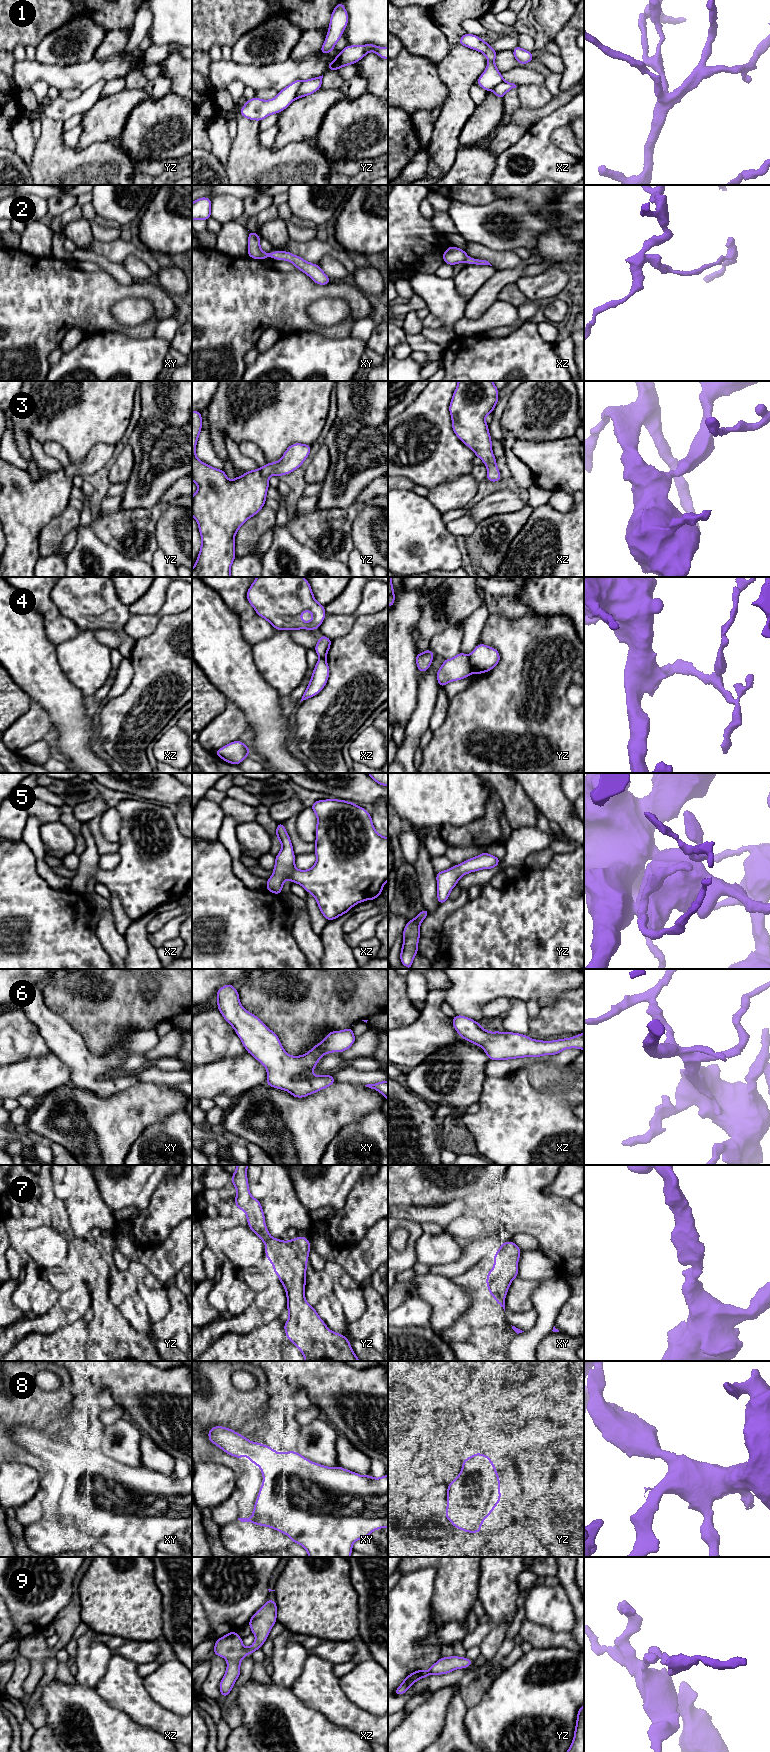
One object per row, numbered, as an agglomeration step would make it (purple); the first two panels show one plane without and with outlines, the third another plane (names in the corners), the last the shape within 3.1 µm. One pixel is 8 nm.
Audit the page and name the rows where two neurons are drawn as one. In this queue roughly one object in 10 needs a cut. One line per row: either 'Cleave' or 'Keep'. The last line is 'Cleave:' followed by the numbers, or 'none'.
1: Keep
2: Keep
3: Keep
4: Cleave
5: Keep
6: Keep
7: Keep
8: Keep
9: Keep
Cleave: 4

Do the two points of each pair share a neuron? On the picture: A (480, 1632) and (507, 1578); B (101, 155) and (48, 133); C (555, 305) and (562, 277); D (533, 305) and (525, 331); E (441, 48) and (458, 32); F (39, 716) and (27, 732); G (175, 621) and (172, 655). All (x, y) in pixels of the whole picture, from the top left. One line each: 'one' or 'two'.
A: one
B: one
C: two
D: two
E: two
F: one
G: one

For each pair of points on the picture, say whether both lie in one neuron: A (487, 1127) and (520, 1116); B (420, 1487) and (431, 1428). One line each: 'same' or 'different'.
A: same
B: same

